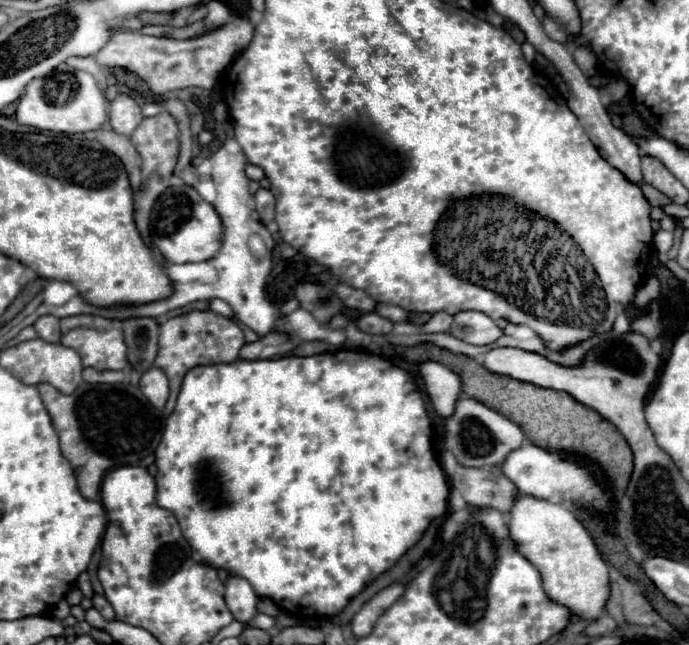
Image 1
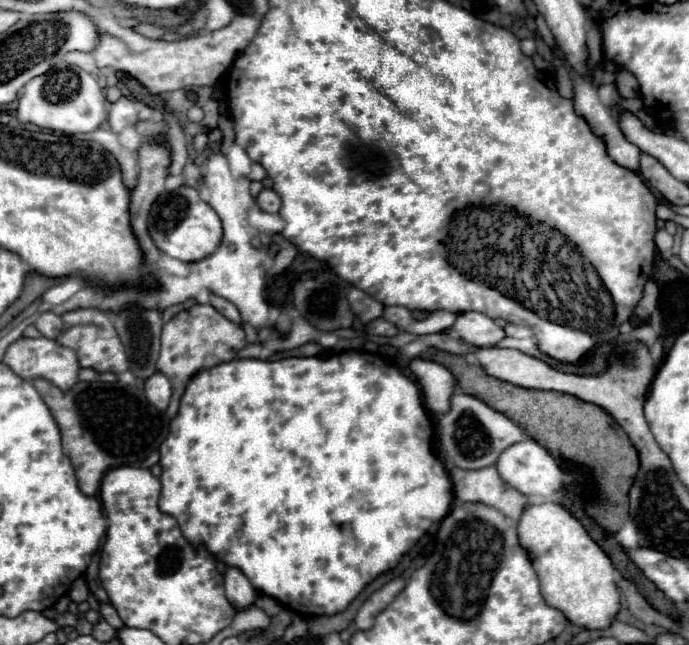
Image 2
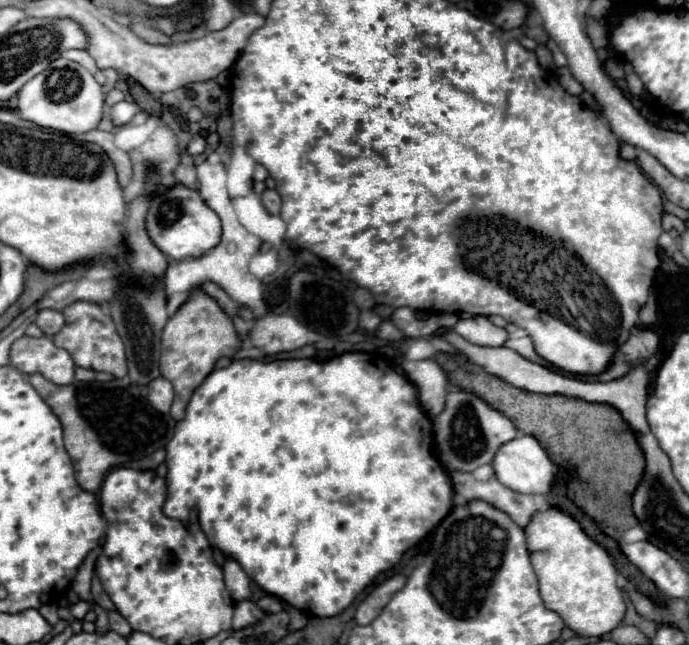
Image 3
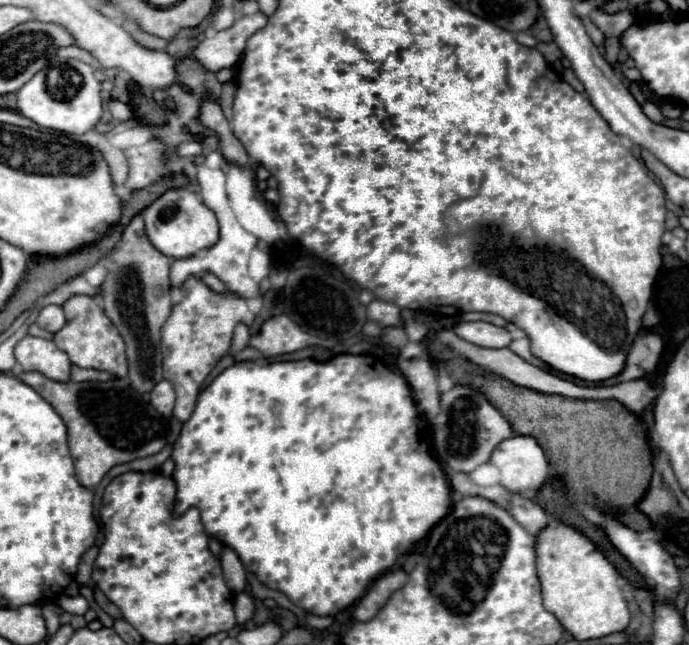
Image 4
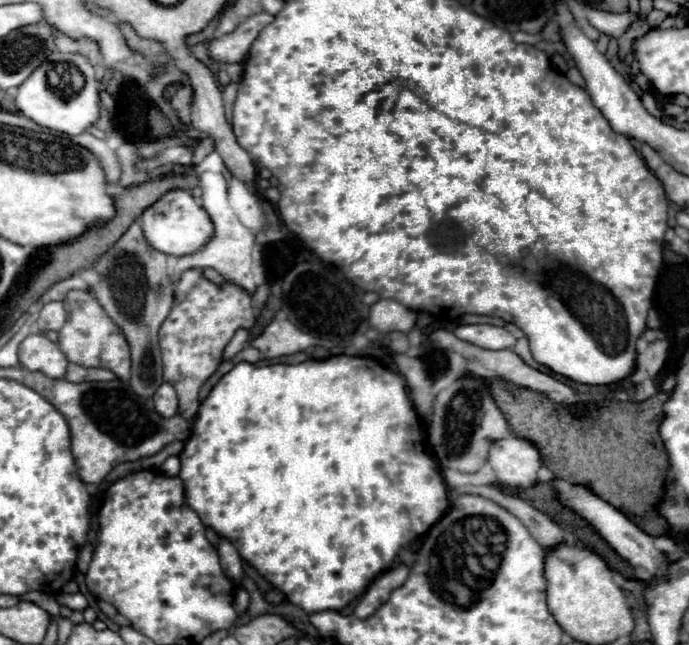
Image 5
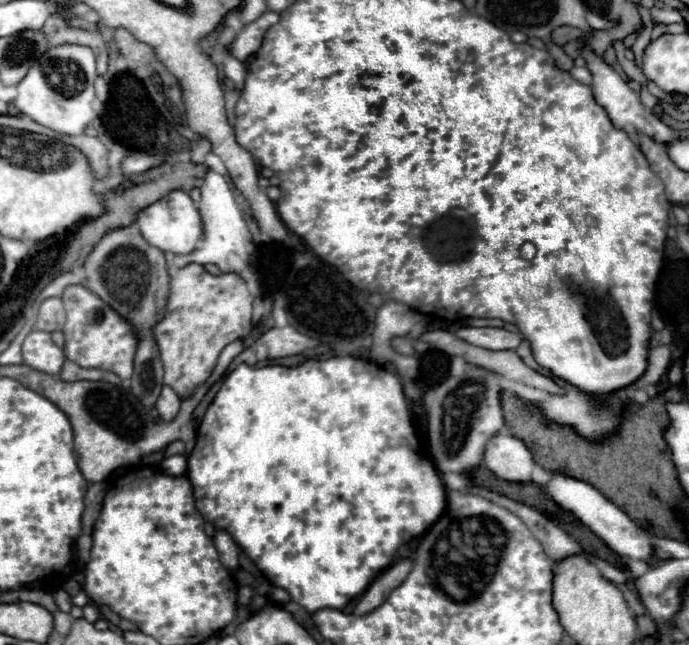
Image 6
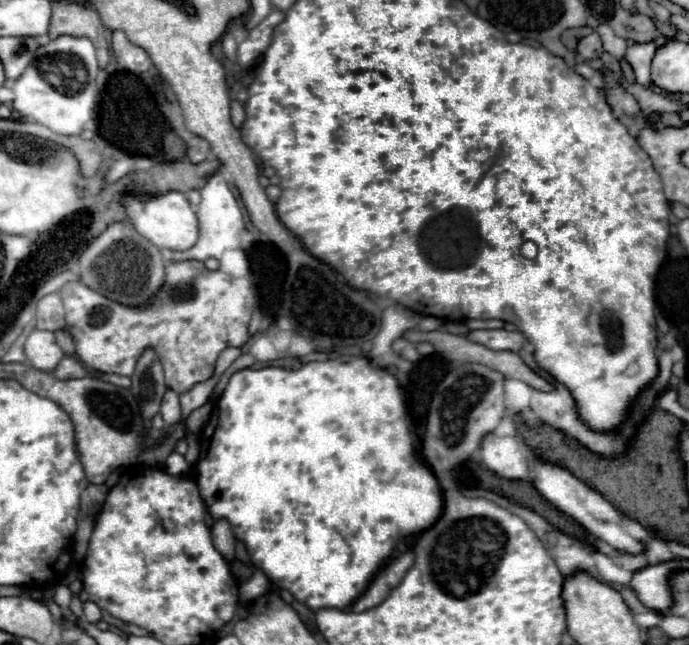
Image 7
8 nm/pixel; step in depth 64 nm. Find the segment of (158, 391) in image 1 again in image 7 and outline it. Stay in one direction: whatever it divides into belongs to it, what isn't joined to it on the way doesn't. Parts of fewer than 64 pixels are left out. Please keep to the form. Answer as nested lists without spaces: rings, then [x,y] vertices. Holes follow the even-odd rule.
[[[168,390],[164,394],[160,414],[162,414],[166,424],[178,424],[182,420],[182,408],[180,408],[180,402],[178,402],[178,394],[174,390]]]

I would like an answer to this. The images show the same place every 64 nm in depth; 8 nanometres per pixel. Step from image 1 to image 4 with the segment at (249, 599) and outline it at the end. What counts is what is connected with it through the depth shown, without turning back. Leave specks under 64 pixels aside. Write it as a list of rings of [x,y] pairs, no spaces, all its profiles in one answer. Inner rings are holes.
[[[224,546],[220,562],[224,568],[224,578],[228,580],[228,586],[232,588],[232,592],[242,592],[246,586],[246,568],[240,562],[238,554],[232,548]]]

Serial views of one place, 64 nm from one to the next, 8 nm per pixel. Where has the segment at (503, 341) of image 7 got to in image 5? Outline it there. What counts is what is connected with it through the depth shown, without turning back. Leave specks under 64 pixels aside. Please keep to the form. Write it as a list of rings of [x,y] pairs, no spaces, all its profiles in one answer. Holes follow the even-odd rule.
[[[458,326],[454,330],[454,334],[460,340],[466,340],[474,346],[480,348],[488,348],[488,350],[504,350],[504,348],[514,348],[516,338],[506,330],[506,328],[498,328],[498,326]]]

